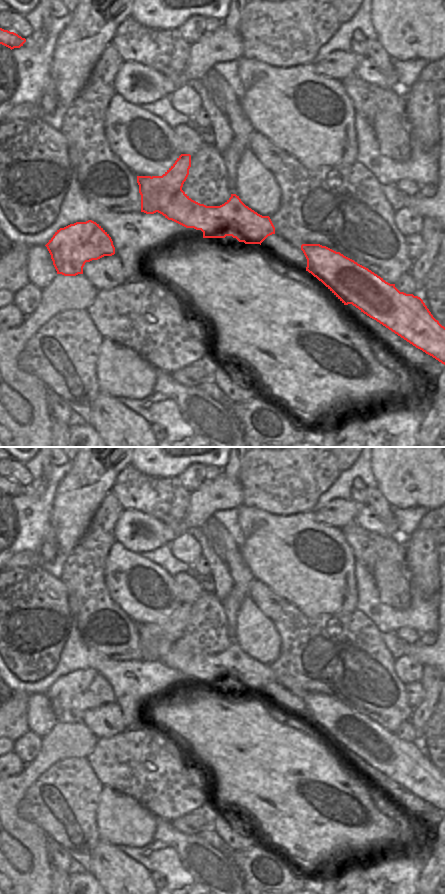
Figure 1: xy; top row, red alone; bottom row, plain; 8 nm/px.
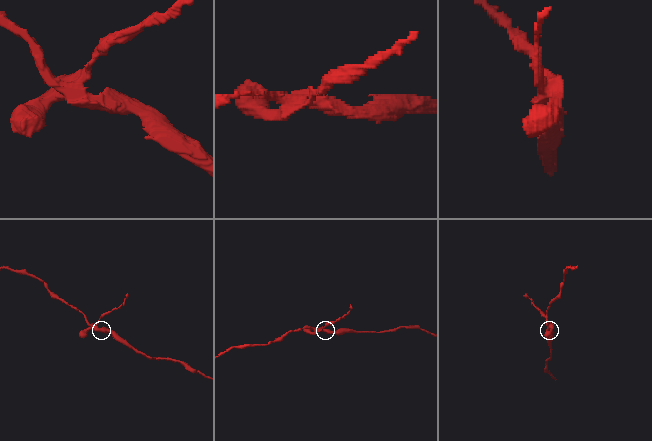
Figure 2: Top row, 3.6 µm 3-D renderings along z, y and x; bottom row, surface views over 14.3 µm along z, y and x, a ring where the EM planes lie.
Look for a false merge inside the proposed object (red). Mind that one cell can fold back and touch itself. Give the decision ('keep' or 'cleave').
cleave

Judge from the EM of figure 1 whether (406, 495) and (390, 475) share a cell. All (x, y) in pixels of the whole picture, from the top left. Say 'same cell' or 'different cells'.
same cell

